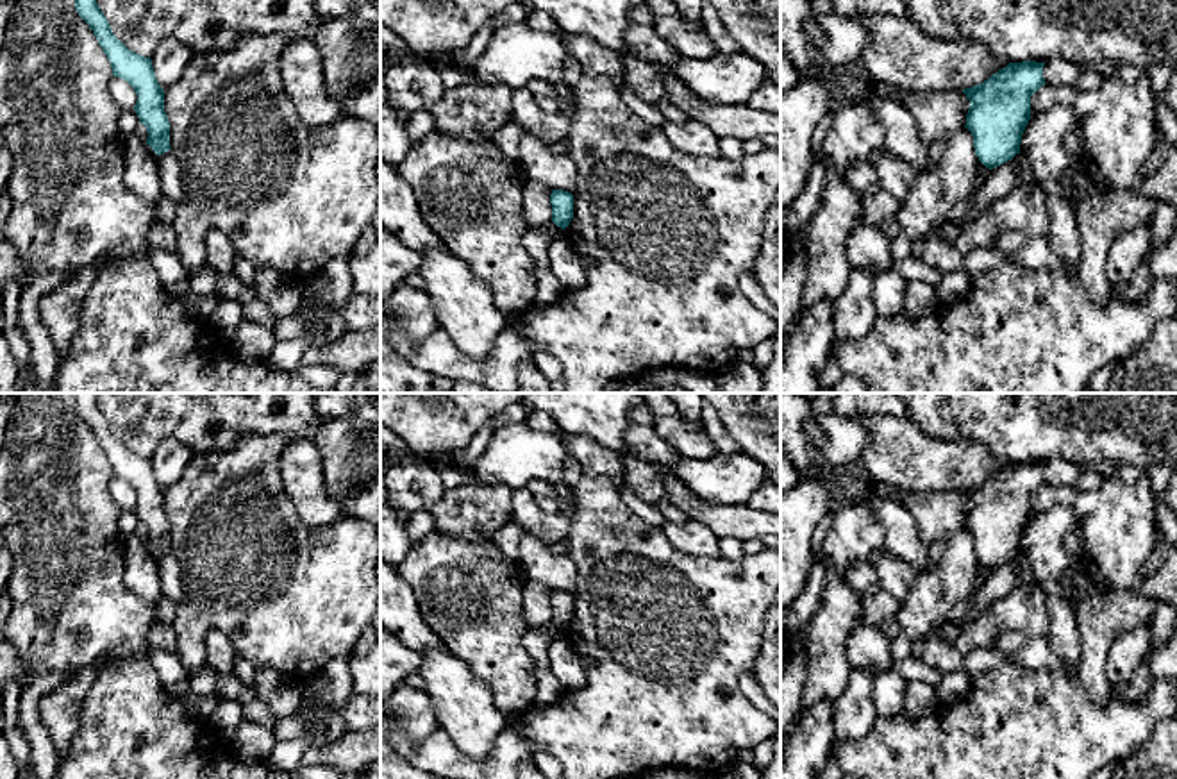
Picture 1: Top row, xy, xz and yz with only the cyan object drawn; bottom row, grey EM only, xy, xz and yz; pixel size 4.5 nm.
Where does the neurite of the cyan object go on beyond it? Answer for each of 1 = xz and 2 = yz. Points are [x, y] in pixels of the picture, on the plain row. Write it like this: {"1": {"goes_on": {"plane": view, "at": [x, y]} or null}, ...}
{"1": {"goes_on": null}, "2": {"goes_on": null}}

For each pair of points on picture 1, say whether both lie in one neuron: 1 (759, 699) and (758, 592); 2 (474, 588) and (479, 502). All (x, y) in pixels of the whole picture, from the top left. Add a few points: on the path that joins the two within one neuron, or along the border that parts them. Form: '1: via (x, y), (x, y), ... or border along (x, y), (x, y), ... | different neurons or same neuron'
1: border along (743, 670), (740, 690), (761, 711) | different neurons
2: border along (436, 531), (467, 540), (490, 540) | different neurons

